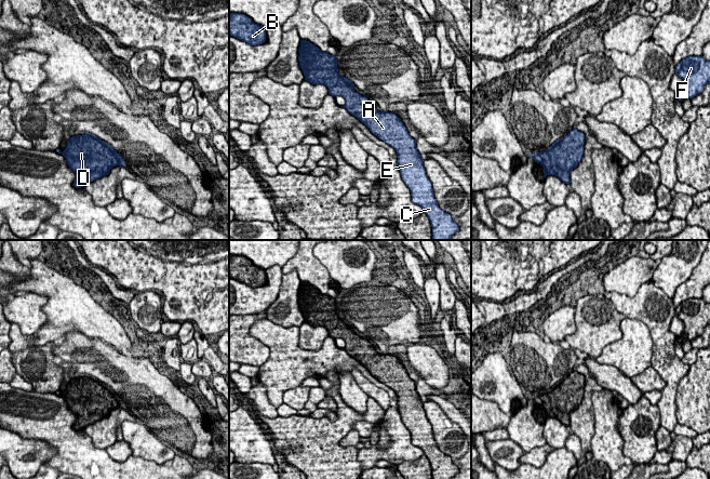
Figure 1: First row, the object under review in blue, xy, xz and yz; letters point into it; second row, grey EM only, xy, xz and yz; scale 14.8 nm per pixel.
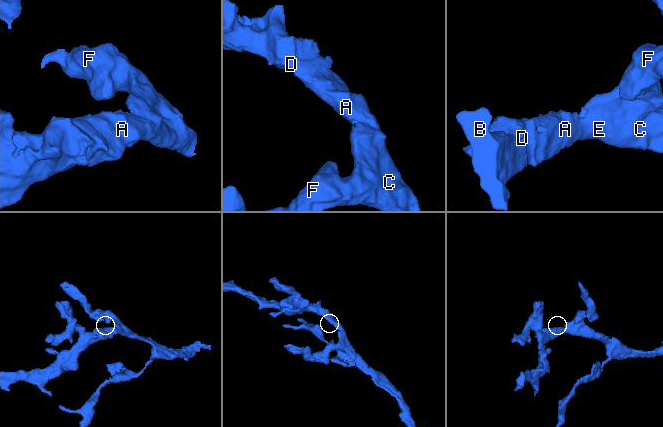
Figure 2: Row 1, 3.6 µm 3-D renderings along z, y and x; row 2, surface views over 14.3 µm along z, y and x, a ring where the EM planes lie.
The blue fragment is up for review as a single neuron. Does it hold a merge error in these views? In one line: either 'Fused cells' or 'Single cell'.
Single cell

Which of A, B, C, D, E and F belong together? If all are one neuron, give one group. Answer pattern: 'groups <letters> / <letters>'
groups A B C D E F

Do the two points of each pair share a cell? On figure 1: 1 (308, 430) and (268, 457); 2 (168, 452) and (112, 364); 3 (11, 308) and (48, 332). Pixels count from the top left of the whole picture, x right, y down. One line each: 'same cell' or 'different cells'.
1: different cells
2: different cells
3: different cells

